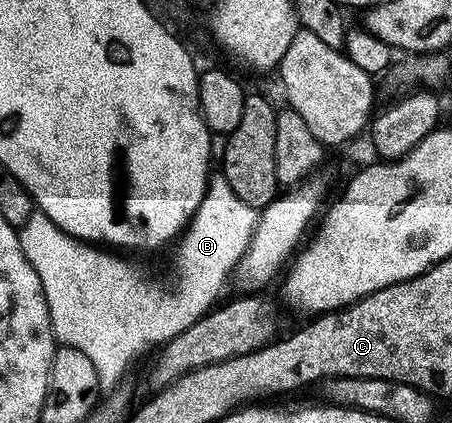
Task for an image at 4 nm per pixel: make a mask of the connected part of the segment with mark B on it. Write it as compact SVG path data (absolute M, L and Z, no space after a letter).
M211 173L204 200L200 200L200 208L177 239L178 251L174 254L174 270L178 273L178 287L170 291L157 286L152 279L145 278L141 268L126 259L129 257L111 252L101 245L74 238L41 212L28 216L28 220L18 230L18 239L24 256L28 256L28 264L32 264L32 268L36 268L36 276L40 276L55 339L61 345L76 348L76 352L84 352L84 356L88 356L88 360L92 360L96 368L99 387L110 392L123 385L122 377L125 376L126 369L149 346L157 347L169 342L198 321L223 297L222 285L229 274L233 275L237 271L238 262L250 247L254 229L258 224L258 215L259 211L244 204L244 200L240 200L240 196L232 192L232 184L228 184L222 173Z

